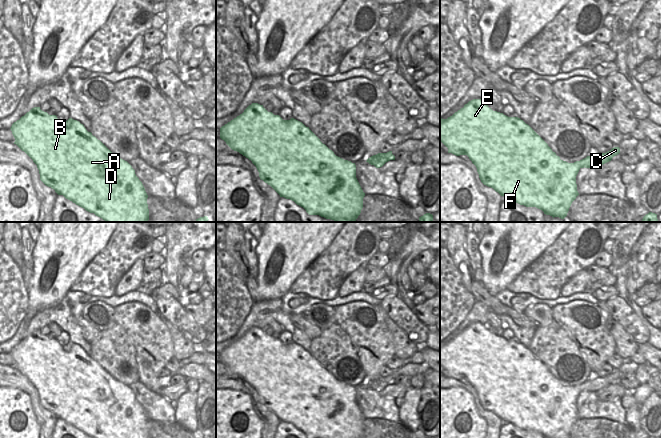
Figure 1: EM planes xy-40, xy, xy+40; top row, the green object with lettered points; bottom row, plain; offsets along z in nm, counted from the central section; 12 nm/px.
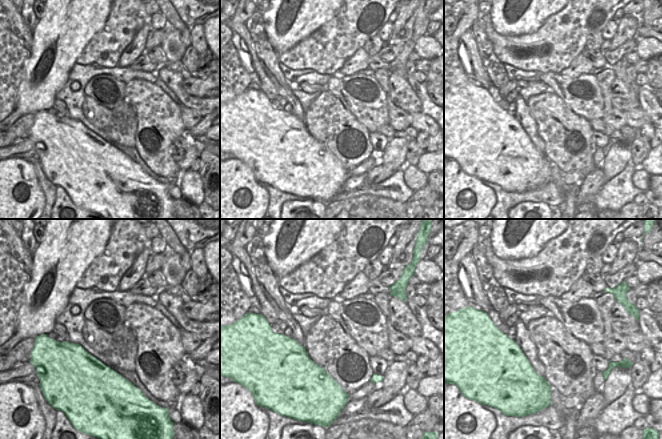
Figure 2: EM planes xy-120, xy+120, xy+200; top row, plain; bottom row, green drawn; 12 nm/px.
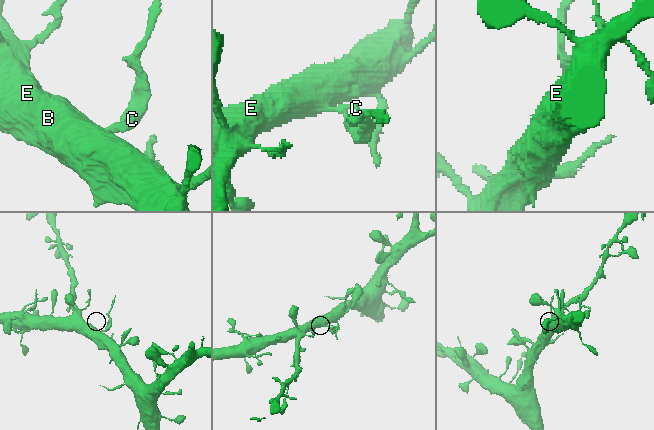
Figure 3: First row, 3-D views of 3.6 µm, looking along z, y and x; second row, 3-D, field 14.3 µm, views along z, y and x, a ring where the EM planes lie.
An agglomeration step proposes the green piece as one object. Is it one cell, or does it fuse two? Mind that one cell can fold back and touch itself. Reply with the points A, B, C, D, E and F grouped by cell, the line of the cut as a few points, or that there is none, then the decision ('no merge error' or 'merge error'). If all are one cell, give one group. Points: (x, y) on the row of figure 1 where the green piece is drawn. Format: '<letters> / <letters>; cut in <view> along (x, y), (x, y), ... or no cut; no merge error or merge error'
A B D E F / C; cut in xy+40 along (574, 162), (580, 167); merge error

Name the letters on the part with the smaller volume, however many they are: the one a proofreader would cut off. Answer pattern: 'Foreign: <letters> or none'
Foreign: C

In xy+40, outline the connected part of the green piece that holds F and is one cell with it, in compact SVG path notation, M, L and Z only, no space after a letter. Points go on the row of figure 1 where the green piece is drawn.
M482 99L469 101L447 119L440 118L440 141L448 148L448 153L456 156L467 155L476 166L479 178L484 185L520 205L536 207L553 218L564 219L572 202L579 195L576 184L576 176L580 170L578 164L561 160L523 120L493 111Z

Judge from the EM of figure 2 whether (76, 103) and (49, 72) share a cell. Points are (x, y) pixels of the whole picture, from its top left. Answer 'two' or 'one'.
two

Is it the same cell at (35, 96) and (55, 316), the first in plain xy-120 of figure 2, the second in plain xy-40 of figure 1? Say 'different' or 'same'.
different

